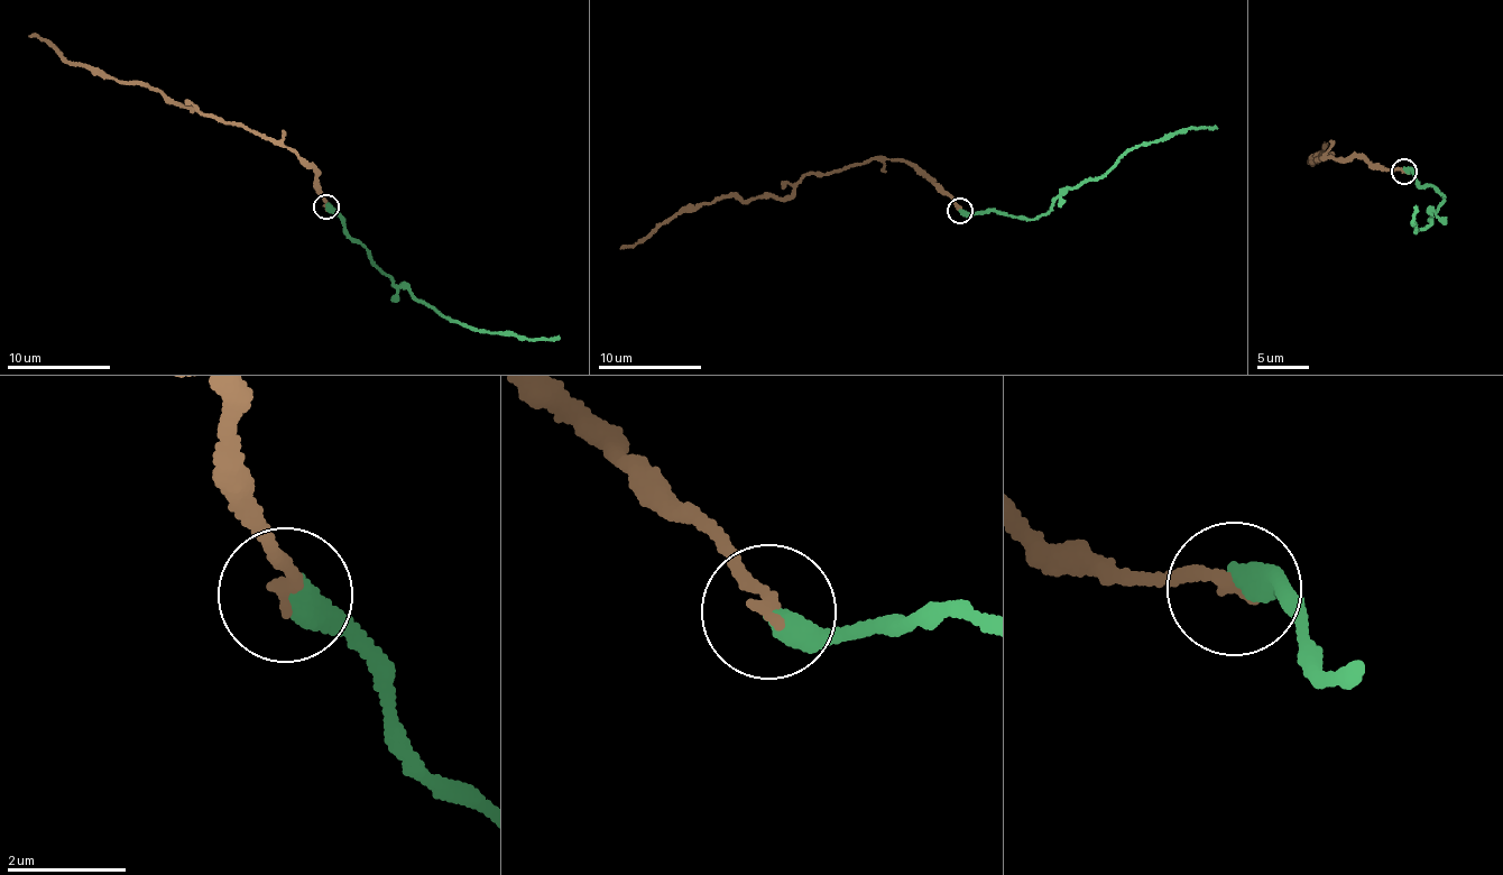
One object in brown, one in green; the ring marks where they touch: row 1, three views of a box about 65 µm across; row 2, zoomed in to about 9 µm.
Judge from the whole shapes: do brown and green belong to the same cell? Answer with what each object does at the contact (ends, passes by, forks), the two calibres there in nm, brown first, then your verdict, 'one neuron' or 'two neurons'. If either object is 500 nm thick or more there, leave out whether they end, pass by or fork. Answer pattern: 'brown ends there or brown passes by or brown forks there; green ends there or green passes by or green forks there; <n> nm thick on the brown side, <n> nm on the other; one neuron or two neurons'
brown ends there; green ends there; 240 nm thick on the brown side, 440 nm on the other; one neuron

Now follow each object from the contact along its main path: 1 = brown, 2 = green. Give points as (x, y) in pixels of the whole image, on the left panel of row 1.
1: (325, 206), (311, 167), (301, 163), (294, 152), (233, 125), (171, 104), (149, 88), (94, 72), (28, 35)
2: (325, 206), (332, 208), (348, 232), (360, 241), (379, 269), (433, 310), (468, 328), (527, 340), (559, 337)

